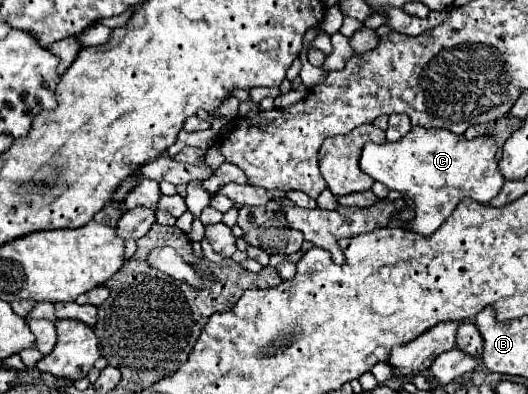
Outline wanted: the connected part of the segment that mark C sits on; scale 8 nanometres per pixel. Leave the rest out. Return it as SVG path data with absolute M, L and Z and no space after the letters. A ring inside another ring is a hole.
M413 127L405 137L395 143L367 143L361 153L361 169L381 181L389 189L405 193L415 205L415 217L407 227L421 235L431 235L465 197L479 203L489 203L497 197L505 179L497 169L497 145L493 137L465 139L447 129Z

